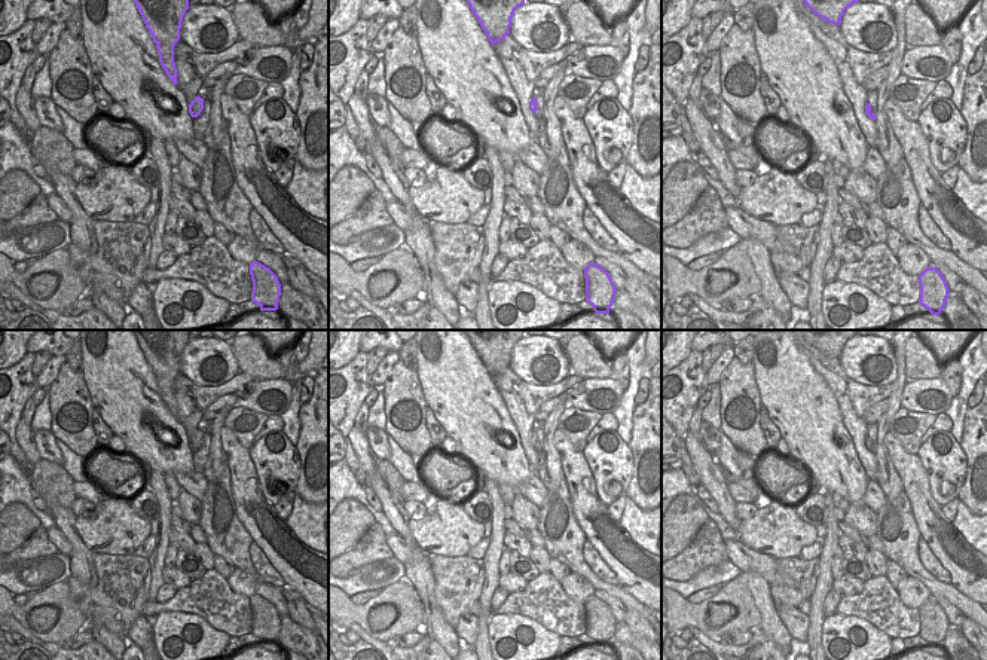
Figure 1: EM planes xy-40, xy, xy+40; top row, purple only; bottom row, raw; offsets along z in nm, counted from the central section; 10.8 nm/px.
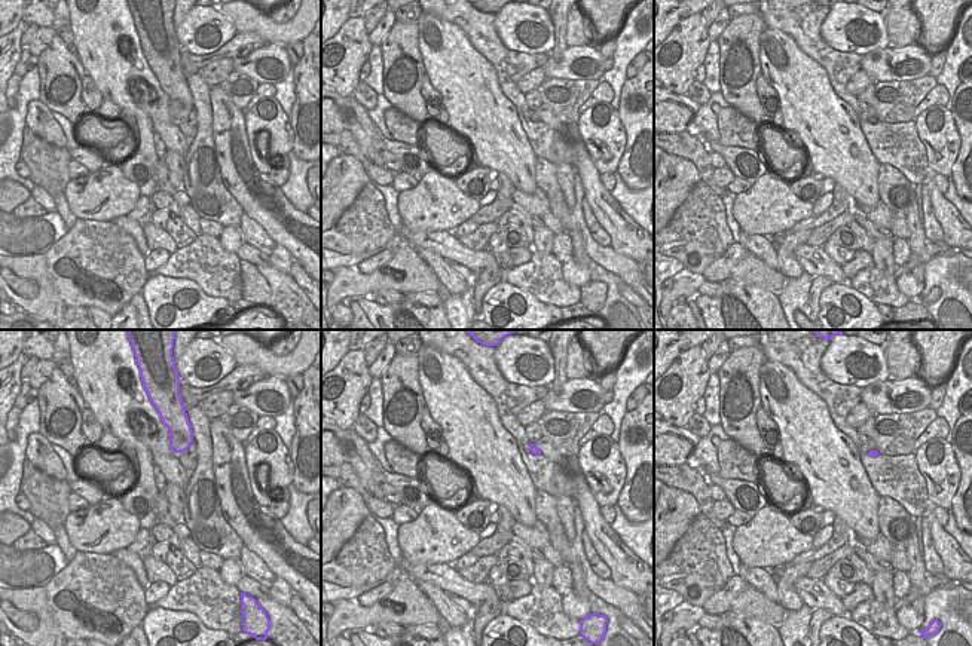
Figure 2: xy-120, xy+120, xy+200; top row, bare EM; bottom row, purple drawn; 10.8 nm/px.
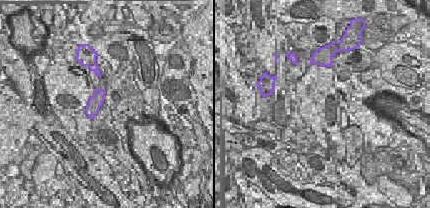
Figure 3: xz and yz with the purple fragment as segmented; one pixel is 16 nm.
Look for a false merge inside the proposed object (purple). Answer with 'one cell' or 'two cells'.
one cell

